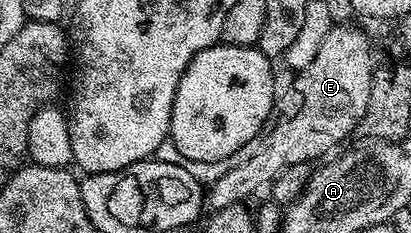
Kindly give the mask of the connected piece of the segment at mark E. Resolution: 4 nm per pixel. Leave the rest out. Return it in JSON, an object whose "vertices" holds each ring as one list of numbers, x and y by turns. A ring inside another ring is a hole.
{"vertices":[[339,22,325,34,317,55,309,66,298,69,286,91,278,97,277,111,273,116,273,123,266,129,262,137,261,150,249,162,242,163,237,169,231,170,221,178,210,181,209,191,205,200,212,209,218,210,225,206,233,206,250,201,250,196,258,188,266,189,272,180,277,179,290,164,305,164,318,161,326,157,330,148,338,149,343,139,354,128,358,129,363,122,363,115,369,106,369,94,373,83,371,76,371,40,359,28,354,28,354,23]]}

